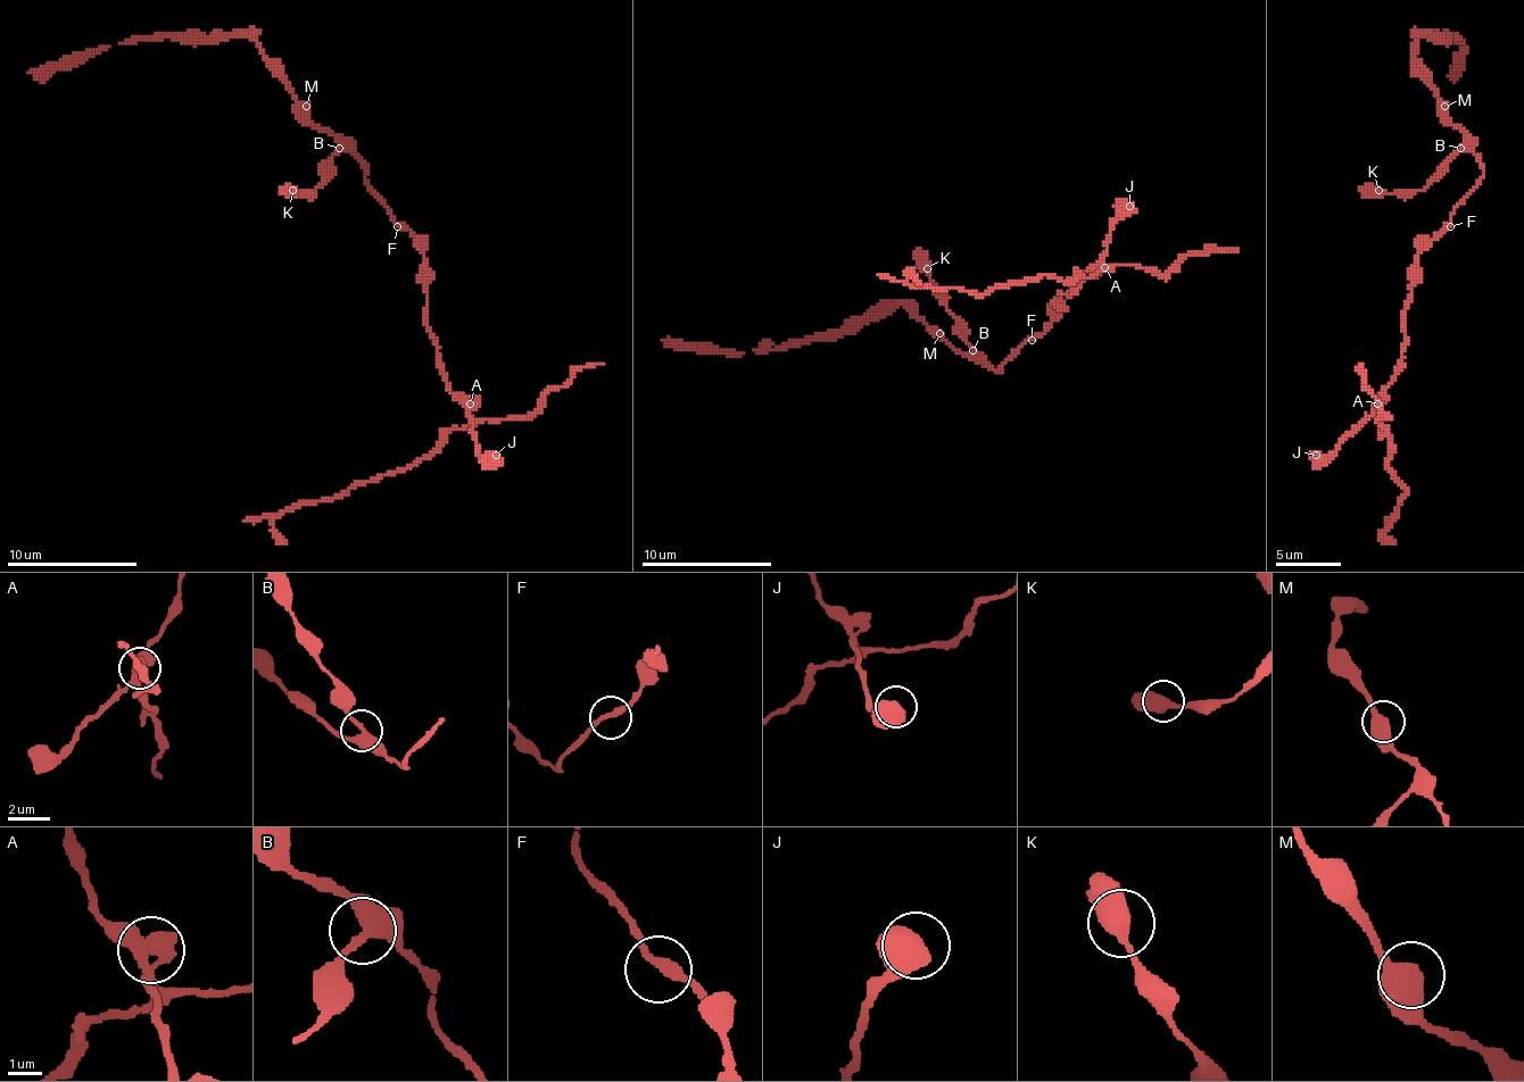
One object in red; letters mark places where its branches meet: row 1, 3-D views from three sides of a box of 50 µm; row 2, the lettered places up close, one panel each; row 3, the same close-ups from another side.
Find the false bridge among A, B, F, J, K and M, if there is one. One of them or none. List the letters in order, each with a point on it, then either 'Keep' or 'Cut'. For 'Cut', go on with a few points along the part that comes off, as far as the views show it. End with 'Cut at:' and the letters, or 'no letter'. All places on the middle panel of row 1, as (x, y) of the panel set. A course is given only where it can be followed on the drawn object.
A: Place: (1104, 267). Cut. Course of the part to remove: (1103, 268), (1084, 277), (1061, 281), (1042, 274), (972, 294), (957, 288), (920, 288), (908, 277), (920, 284)
B: Place: (972, 350). Keep
F: Place: (1032, 340). Keep
J: Place: (1129, 206). Keep
K: Place: (927, 268). Keep
M: Place: (939, 333). Keep
Cut at: A

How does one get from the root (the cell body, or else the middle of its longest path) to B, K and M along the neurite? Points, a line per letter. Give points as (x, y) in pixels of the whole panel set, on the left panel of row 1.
B: (397, 223), (384, 200), (369, 184), (365, 167), (348, 151), (339, 148)
K: (397, 223), (369, 184), (365, 167), (348, 151), (332, 158), (332, 171), (313, 190), (292, 190)
M: (397, 223), (384, 200), (369, 184), (365, 167), (332, 134), (322, 132), (309, 118), (306, 106)

